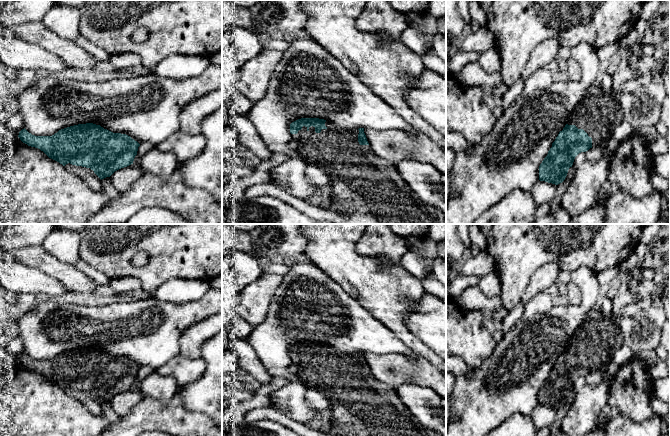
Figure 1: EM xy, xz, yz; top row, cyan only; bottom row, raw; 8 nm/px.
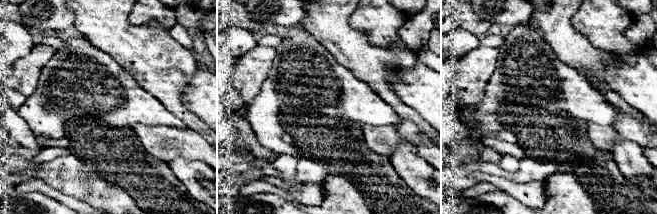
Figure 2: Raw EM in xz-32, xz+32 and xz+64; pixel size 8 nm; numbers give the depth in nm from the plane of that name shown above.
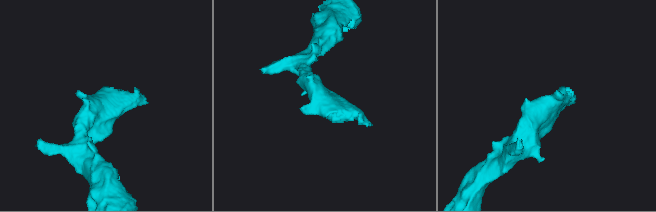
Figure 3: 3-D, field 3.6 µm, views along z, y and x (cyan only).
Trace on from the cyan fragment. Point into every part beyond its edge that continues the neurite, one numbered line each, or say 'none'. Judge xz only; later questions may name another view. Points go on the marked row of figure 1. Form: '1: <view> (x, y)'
1: xz (337, 151)

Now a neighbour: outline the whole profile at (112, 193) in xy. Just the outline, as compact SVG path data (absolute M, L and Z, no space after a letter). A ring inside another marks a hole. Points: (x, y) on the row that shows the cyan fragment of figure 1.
M106 177L102 179L101 183L102 183L102 189L105 191L105 193L109 197L110 202L119 197L119 192L112 185L110 177Z

